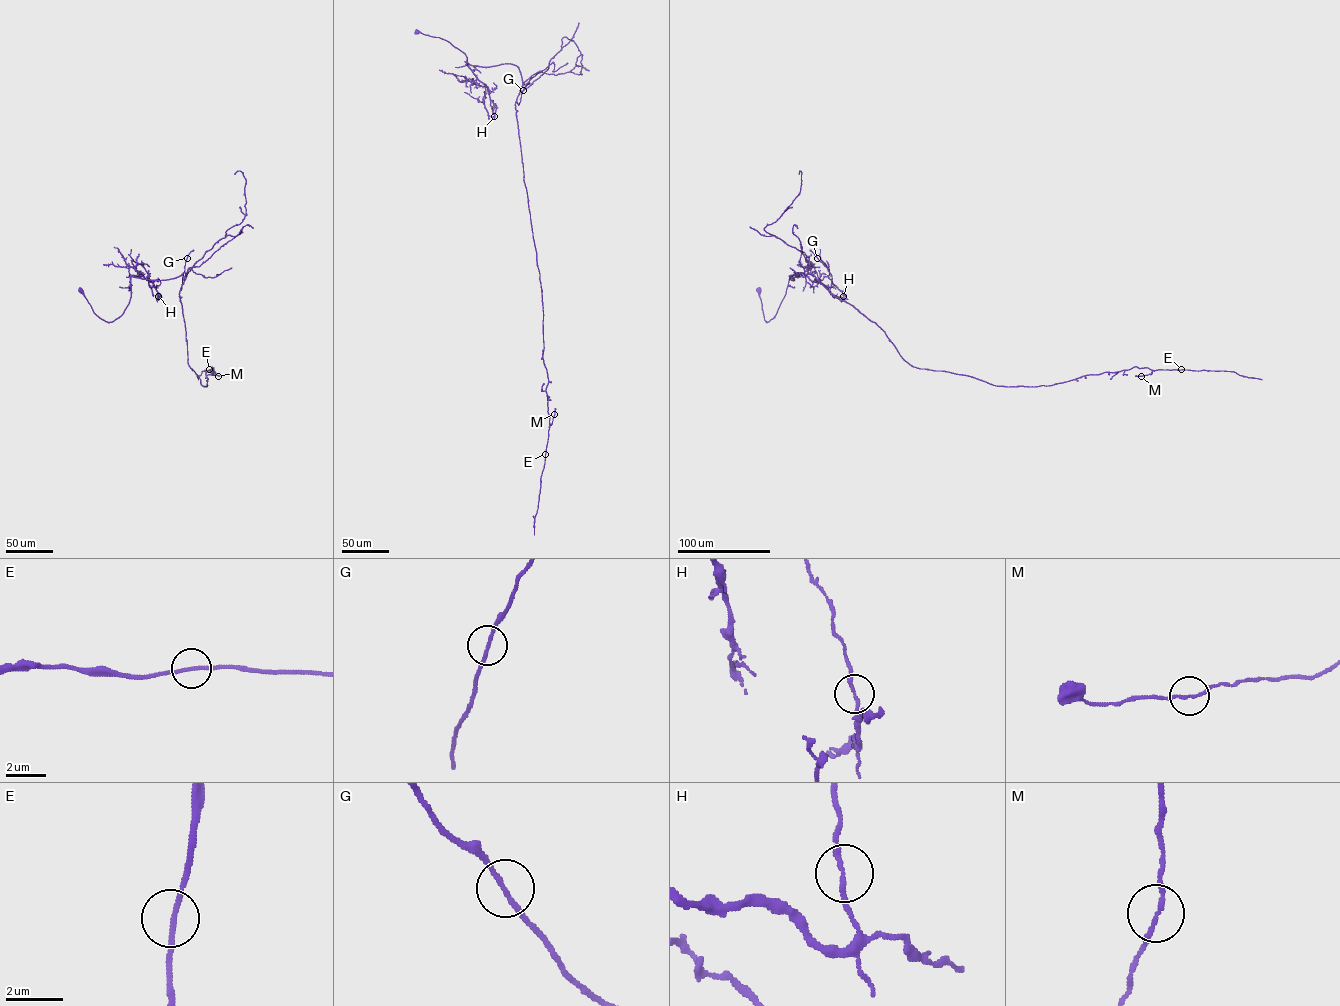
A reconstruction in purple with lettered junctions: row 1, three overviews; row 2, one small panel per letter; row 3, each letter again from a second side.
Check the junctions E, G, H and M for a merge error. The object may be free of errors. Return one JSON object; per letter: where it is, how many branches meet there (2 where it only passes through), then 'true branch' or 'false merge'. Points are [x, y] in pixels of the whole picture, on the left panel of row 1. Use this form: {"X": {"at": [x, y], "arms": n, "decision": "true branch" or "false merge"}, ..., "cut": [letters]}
{"E": {"at": [209, 369], "arms": 2, "decision": "true branch"}, "G": {"at": [187, 258], "arms": 2, "decision": "true branch"}, "H": {"at": [158, 296], "arms": 2, "decision": "true branch"}, "M": {"at": [218, 376], "arms": 2, "decision": "true branch"}, "cut": []}

